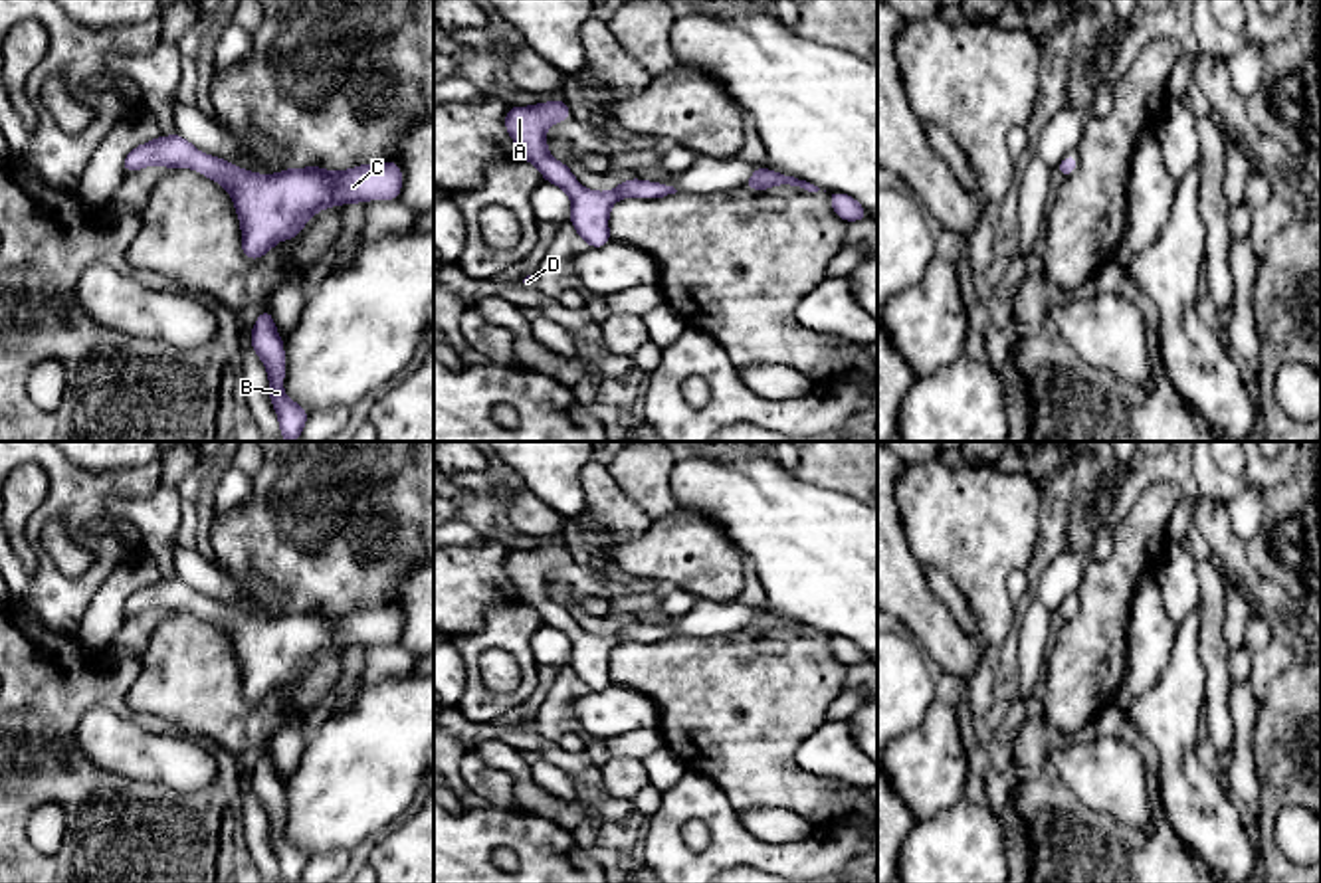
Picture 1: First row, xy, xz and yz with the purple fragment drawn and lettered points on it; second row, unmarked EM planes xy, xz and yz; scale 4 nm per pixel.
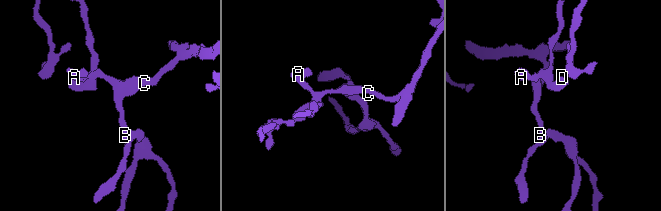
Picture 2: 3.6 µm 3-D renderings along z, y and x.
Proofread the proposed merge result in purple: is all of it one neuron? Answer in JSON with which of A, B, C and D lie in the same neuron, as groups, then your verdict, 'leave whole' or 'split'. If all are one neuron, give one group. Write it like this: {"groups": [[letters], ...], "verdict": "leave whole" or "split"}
{"groups": [["A", "B", "C", "D"]], "verdict": "leave whole"}

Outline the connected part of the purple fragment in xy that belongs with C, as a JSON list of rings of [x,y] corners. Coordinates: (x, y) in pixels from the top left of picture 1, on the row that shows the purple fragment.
[[[178,133],[139,145],[123,158],[123,170],[151,164],[184,166],[220,182],[232,196],[242,224],[242,251],[259,259],[277,242],[301,234],[305,222],[335,204],[398,200],[402,168],[388,160],[345,172],[321,166],[287,168],[279,174],[255,174],[212,154],[200,154]]]

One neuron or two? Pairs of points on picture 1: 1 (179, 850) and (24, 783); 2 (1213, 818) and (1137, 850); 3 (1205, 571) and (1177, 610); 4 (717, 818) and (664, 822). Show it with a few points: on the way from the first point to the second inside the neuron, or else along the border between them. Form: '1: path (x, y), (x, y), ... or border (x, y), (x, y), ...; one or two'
1: path (141, 850), (74, 783), (62, 783); one
2: border (1159, 790), (1159, 800), (1171, 828), (1205, 862); two
3: border (1197, 563), (1199, 604); two
4: path (704, 810), (678, 810); one

